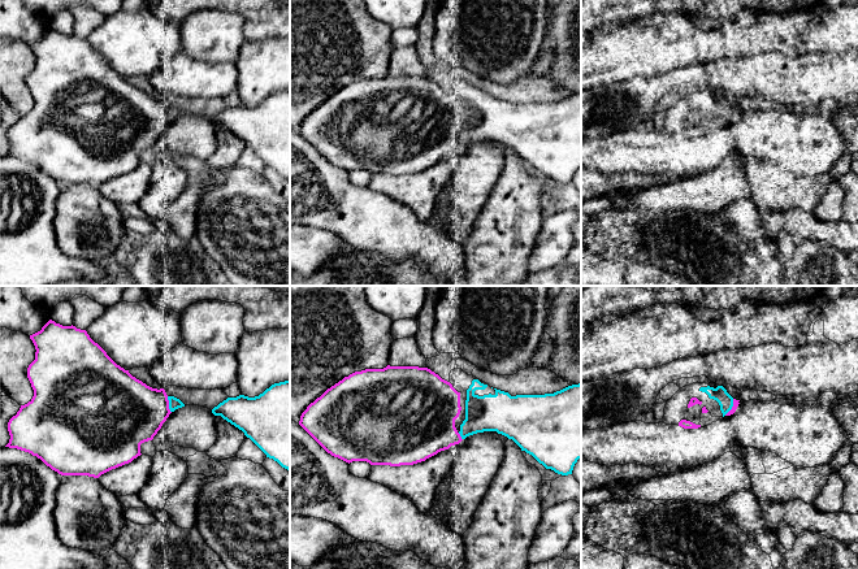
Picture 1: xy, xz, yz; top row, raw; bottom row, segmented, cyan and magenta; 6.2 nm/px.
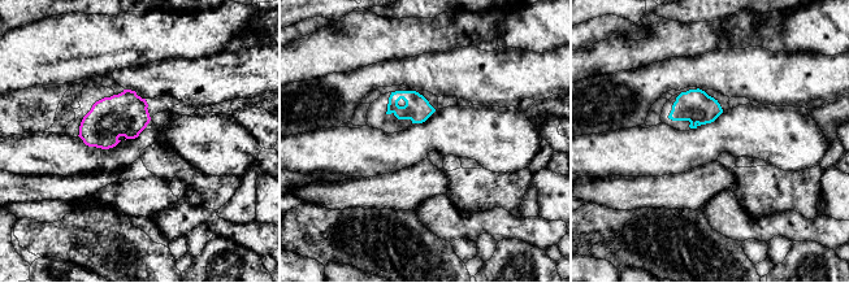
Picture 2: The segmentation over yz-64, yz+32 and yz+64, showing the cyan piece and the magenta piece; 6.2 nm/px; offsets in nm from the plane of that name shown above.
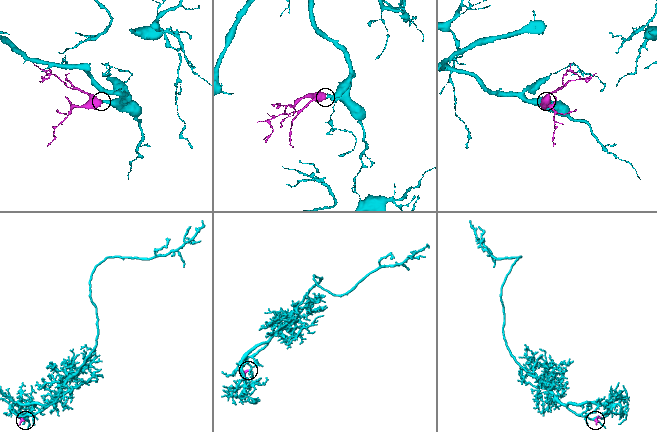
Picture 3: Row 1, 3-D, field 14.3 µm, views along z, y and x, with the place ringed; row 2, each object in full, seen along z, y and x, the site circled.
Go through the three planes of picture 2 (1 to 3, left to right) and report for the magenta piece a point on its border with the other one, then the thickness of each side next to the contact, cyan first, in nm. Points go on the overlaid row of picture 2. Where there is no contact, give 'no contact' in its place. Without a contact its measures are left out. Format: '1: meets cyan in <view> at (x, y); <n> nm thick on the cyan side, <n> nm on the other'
1: no contact
2: no contact
3: no contact

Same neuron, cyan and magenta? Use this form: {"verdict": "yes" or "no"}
{"verdict": "yes"}

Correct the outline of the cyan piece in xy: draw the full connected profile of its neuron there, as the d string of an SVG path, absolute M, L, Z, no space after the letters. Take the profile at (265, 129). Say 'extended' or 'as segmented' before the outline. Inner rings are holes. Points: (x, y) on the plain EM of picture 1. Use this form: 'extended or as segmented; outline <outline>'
as segmented; outline M290 90L274 92L255 107L228 107L212 122L242 139L266 166L290 179Z

